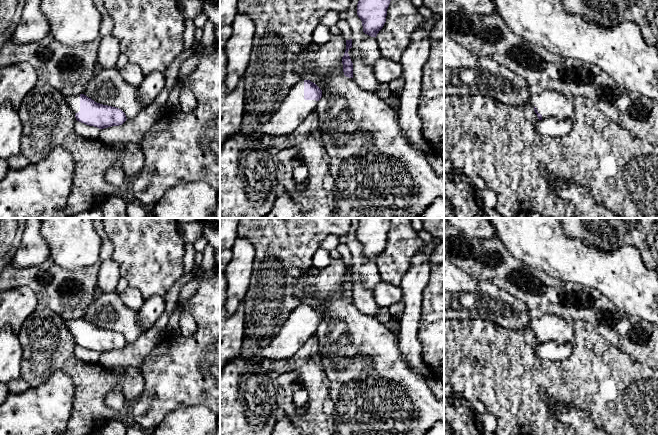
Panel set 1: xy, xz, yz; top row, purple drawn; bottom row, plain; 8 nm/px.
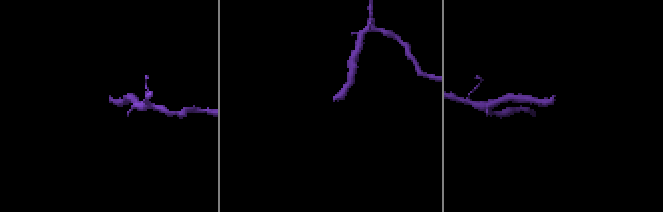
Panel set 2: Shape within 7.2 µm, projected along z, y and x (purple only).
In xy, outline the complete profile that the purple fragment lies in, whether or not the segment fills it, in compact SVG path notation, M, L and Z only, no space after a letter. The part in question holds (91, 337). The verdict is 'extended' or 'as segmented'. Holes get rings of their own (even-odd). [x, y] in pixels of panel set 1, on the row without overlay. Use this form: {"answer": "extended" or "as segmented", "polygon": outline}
{"answer": "extended", "polygon": "M84 318L67 319L65 324L76 344L89 350L104 353L122 349L127 344L121 333L97 327Z"}

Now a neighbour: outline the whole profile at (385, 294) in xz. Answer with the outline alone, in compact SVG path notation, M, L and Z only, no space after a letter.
M381 280L374 289L373 297L379 307L390 307L402 300L402 295L401 286Z

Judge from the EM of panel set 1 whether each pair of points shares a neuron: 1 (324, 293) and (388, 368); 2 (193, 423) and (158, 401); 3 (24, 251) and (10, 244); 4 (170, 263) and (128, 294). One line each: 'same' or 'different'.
1: same
2: different
3: different
4: different

